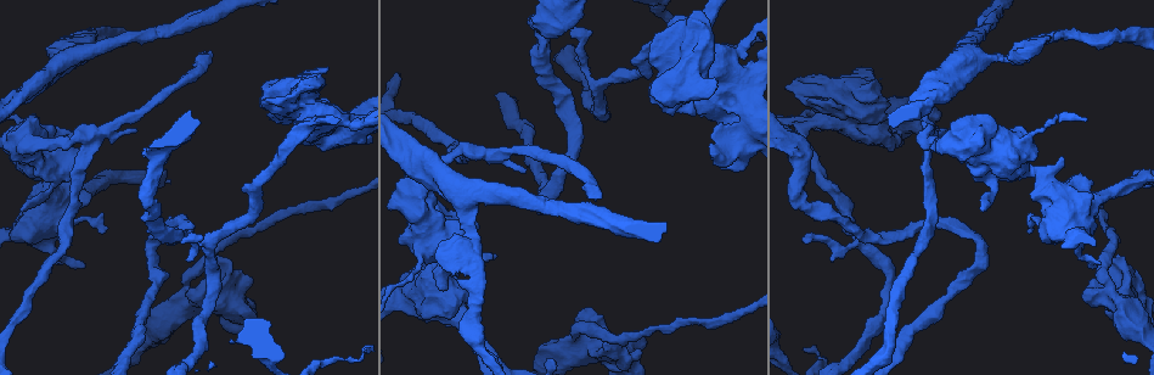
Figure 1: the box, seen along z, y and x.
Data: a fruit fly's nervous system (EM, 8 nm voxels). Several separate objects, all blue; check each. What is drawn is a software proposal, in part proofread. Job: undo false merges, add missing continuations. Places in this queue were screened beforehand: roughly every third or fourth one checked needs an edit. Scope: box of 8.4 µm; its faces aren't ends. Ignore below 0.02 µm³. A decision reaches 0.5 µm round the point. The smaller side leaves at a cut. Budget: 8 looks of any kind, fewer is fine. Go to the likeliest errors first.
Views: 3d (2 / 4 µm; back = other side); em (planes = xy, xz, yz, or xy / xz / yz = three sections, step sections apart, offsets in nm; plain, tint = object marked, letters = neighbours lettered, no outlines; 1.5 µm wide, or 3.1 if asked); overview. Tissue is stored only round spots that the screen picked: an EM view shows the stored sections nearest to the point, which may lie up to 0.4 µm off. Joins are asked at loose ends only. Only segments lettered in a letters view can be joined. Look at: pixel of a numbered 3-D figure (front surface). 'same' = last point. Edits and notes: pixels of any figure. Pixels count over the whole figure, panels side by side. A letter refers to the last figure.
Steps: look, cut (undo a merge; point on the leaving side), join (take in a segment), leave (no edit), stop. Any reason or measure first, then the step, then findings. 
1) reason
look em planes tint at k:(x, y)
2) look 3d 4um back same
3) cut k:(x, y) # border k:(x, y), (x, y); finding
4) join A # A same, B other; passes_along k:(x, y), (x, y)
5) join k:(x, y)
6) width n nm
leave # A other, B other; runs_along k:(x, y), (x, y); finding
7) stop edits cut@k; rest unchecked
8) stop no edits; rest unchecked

thin neck
look em planes tint at 1:(82, 140)

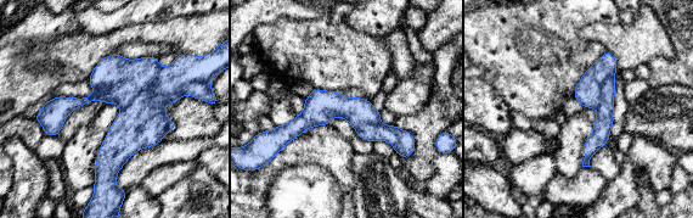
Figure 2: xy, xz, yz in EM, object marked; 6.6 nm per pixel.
look em planes letters same

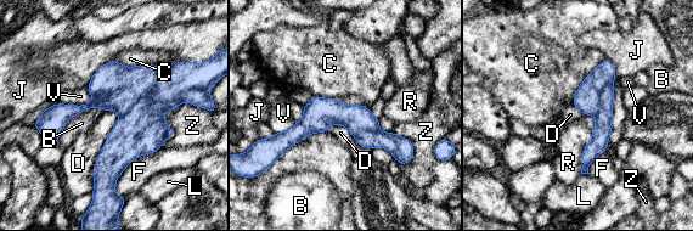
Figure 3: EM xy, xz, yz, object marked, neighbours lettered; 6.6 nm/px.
cut 3:(139, 133) # B other, C other, D other, F other, J other, L other, R other, V other, Z other; border 3:(159, 74), (164, 106), (119, 117); two neurons meet here

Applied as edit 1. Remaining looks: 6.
see it whole again
look overview

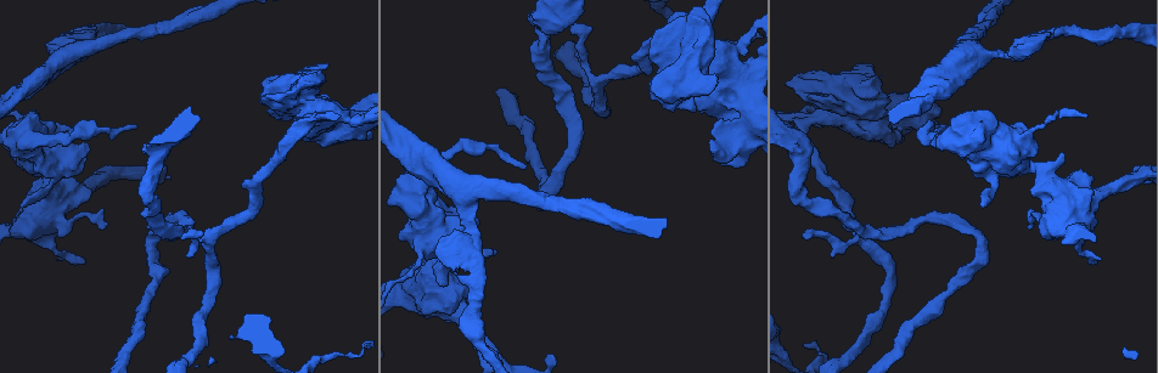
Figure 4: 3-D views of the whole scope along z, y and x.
sharp bend
look em planes tint at 4:(152, 240)

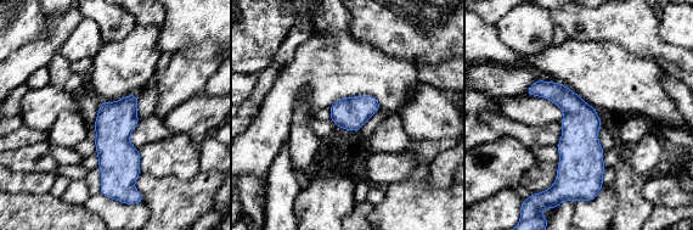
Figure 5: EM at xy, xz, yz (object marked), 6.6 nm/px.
look em planes letters same

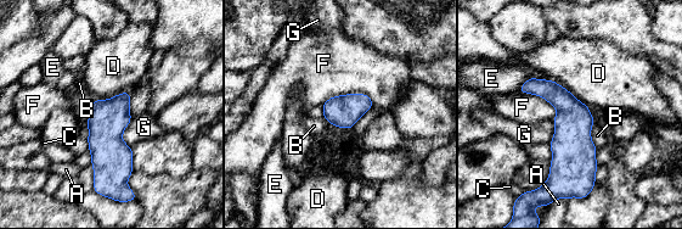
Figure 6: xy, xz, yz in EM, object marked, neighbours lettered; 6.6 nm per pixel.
leave # A other, B other, C other, D other, E other, F other, G other; border 6:(129, 90), (106, 99), (94, 100); continuous, no second neuron

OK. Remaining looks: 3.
stop edits cut@3; rest unchecked

